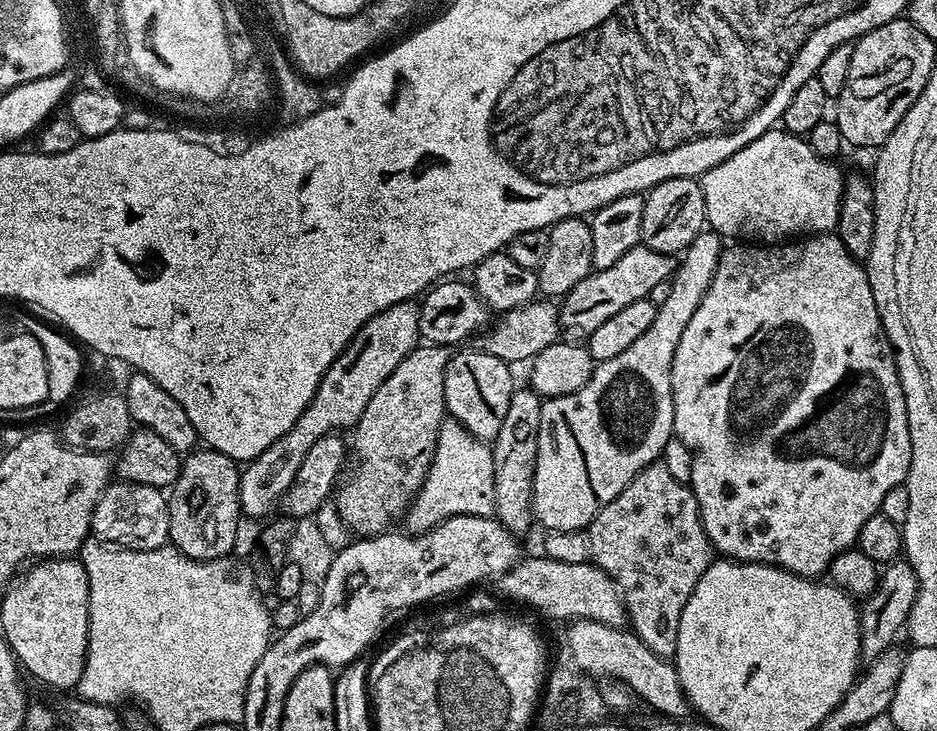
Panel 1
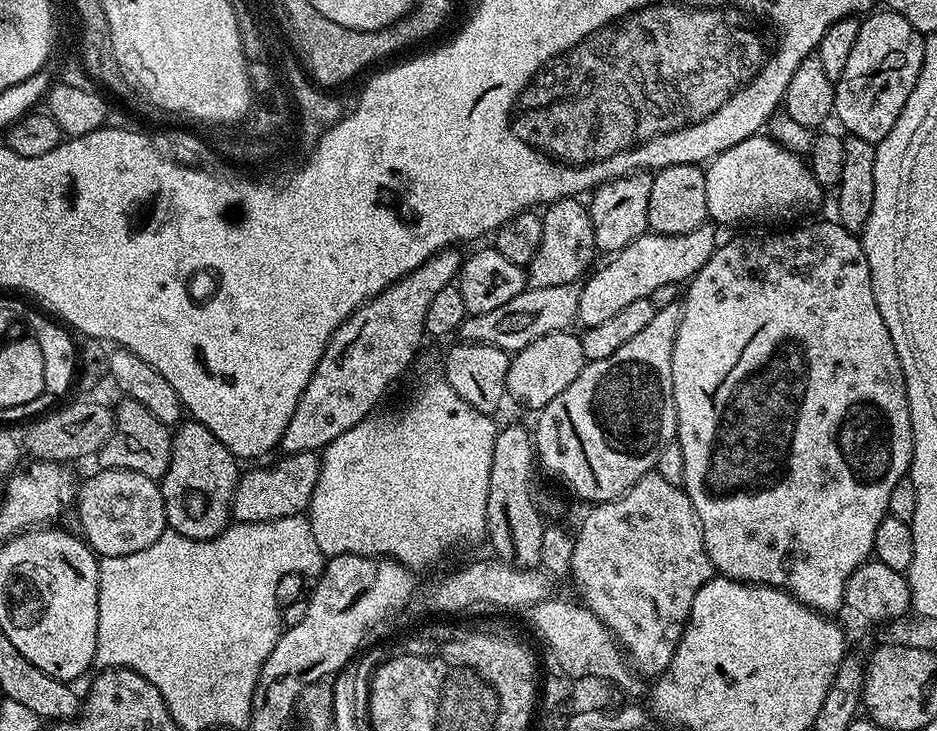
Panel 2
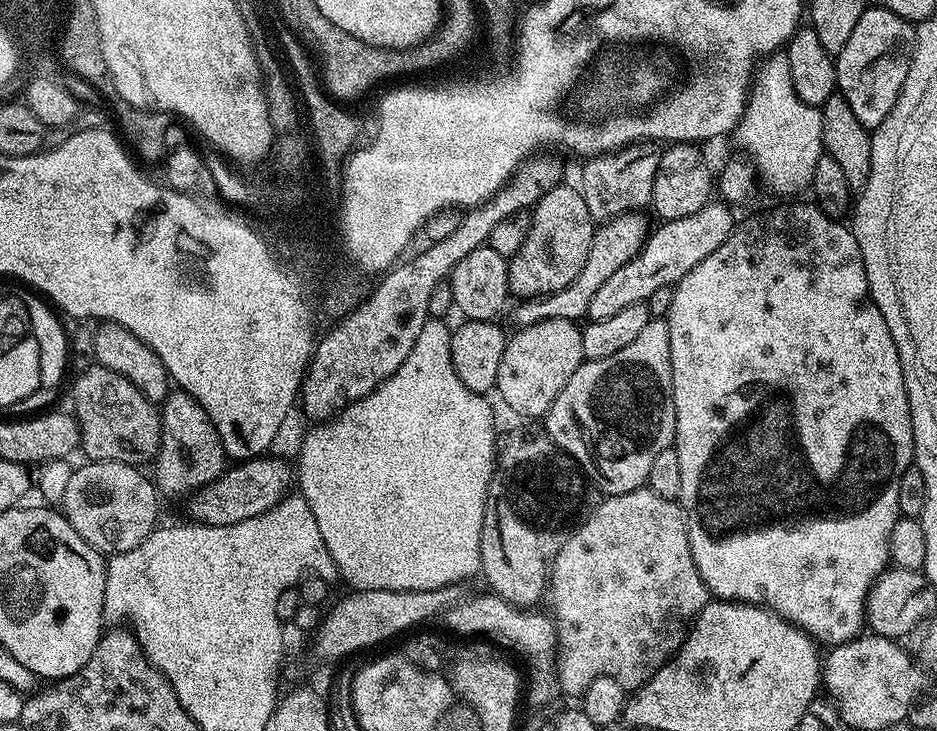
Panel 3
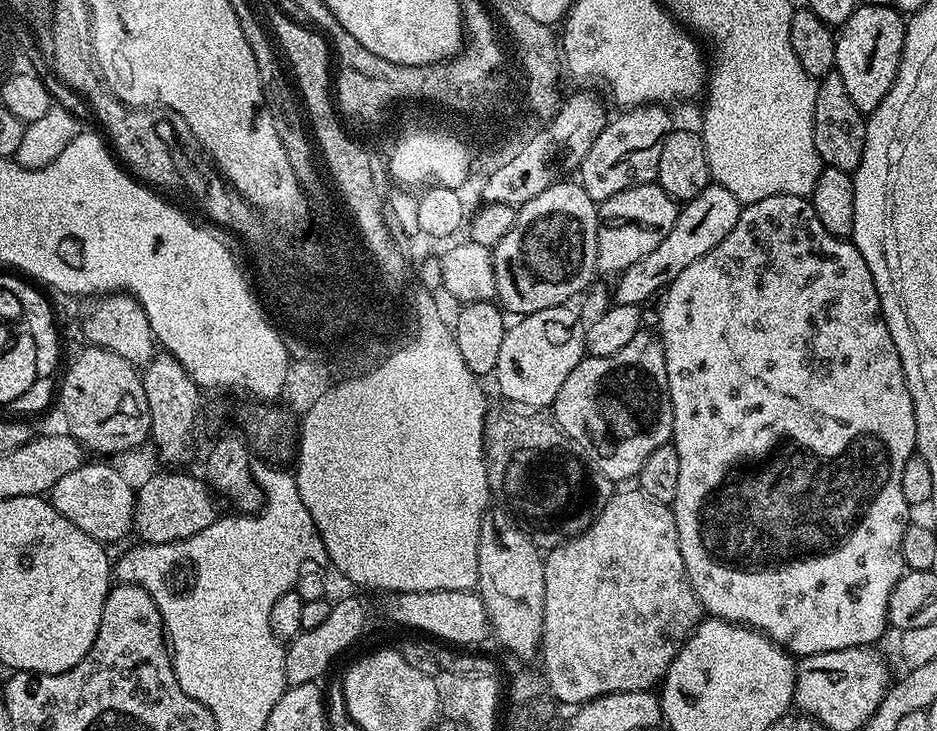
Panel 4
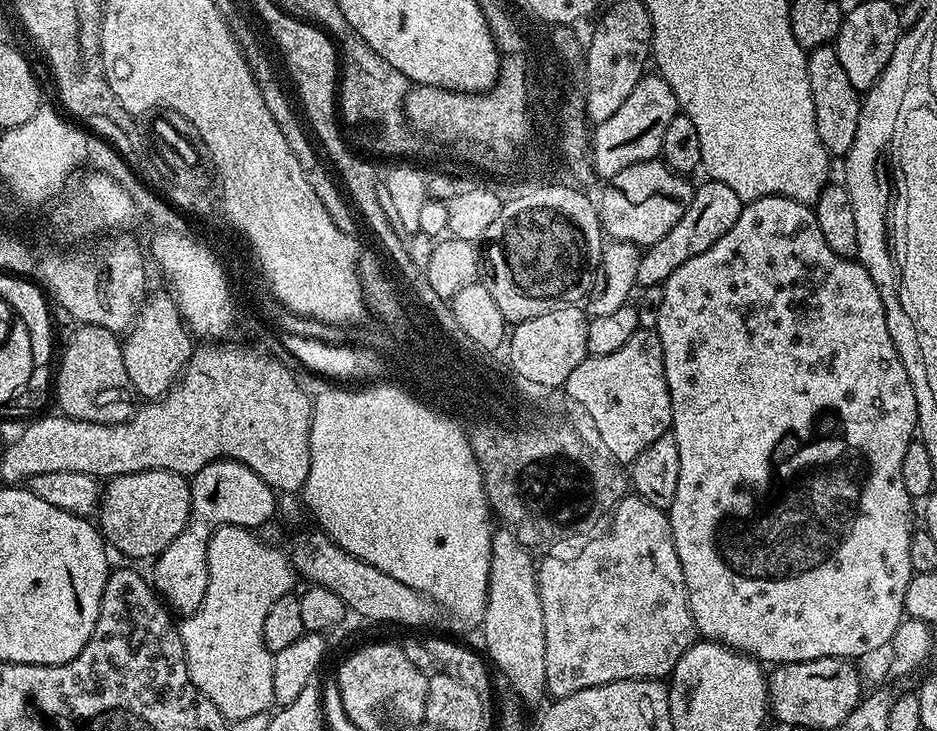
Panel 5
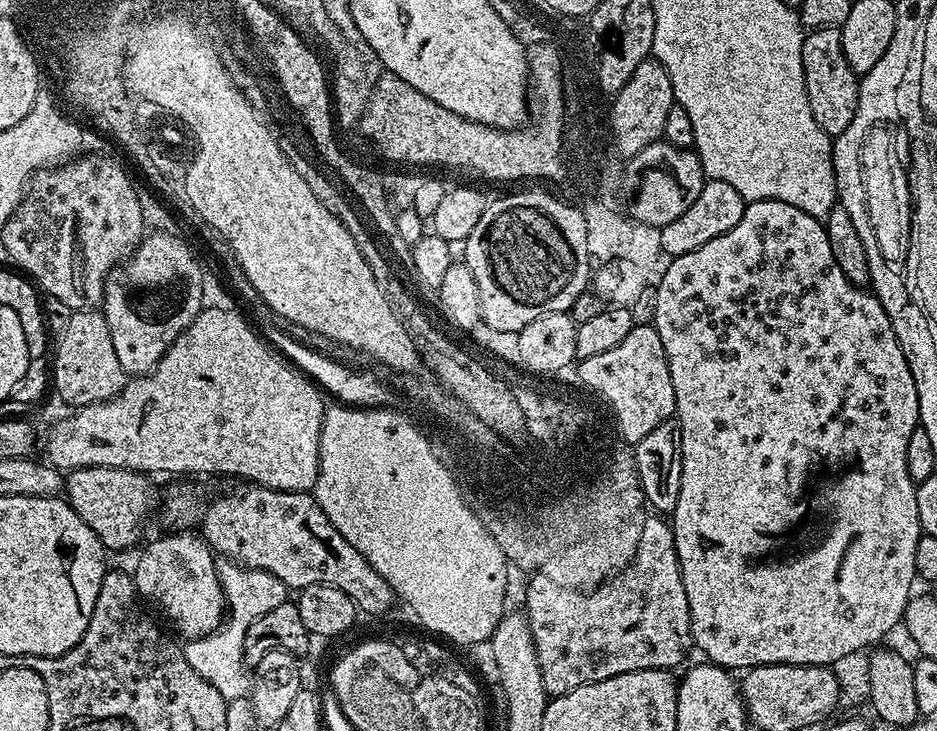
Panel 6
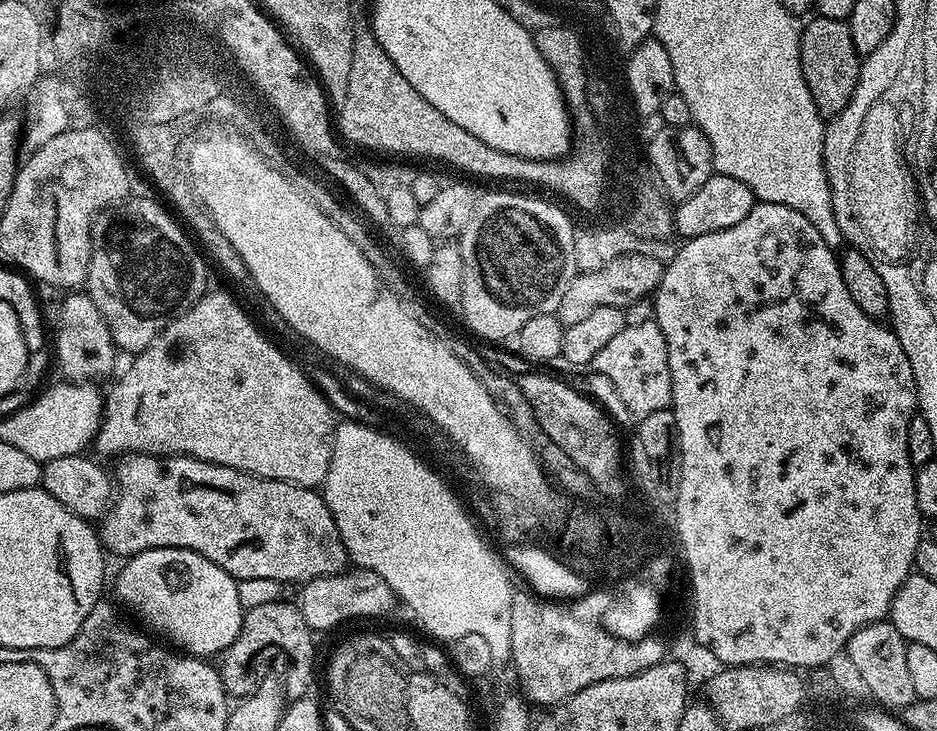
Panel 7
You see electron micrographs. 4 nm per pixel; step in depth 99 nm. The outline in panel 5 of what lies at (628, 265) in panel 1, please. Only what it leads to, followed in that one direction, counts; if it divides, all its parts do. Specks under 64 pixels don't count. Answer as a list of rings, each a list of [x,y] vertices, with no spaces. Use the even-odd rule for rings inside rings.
[[[708,178],[705,181],[701,188],[697,187],[693,191],[690,206],[686,214],[682,214],[674,230],[670,230],[666,238],[658,238],[658,242],[647,245],[646,251],[640,257],[637,285],[645,284],[648,288],[654,287],[655,284],[656,287],[663,285],[664,281],[670,278],[670,274],[674,274],[674,270],[682,266],[682,262],[702,254],[702,250],[710,250],[710,246],[714,246],[714,242],[718,242],[718,238],[722,238],[722,234],[726,234],[726,230],[730,230],[734,222],[738,222],[742,207],[738,194],[734,194],[730,186],[717,180]]]

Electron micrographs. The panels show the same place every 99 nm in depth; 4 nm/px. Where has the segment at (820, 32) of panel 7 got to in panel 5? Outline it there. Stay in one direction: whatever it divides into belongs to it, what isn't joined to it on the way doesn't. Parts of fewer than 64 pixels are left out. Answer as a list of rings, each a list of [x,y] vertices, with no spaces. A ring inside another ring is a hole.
[[[823,44],[807,53],[808,77],[810,78],[810,94],[814,98],[814,114],[818,126],[818,138],[822,138],[822,146],[836,158],[843,158],[854,146],[854,133],[858,131],[858,114],[860,113],[861,93],[850,86],[850,77],[842,70],[842,62],[838,62],[838,54],[832,44]]]

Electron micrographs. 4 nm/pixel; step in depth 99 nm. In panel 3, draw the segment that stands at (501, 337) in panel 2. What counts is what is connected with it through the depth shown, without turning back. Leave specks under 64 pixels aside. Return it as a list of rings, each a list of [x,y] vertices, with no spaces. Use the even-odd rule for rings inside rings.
[[[643,211],[627,212],[621,216],[614,217],[613,220],[605,220],[593,231],[590,242],[590,254],[586,254],[586,263],[582,265],[582,271],[578,273],[578,278],[570,282],[557,292],[551,292],[549,296],[538,296],[535,298],[524,298],[512,312],[512,320],[516,326],[525,328],[534,322],[542,322],[550,318],[566,318],[567,320],[583,321],[590,310],[590,298],[601,288],[621,266],[626,266],[630,258],[637,256],[644,248],[648,240],[650,223],[644,217]]]

